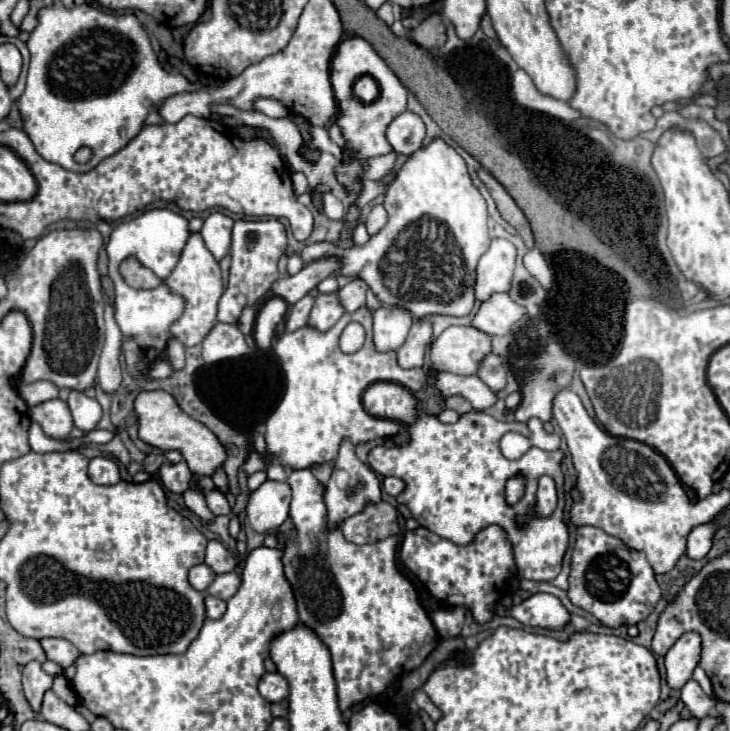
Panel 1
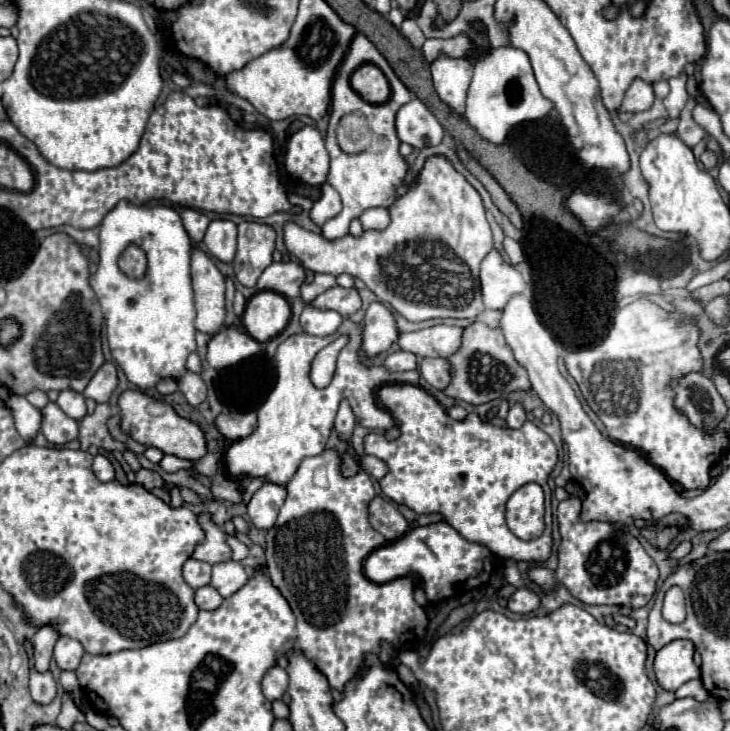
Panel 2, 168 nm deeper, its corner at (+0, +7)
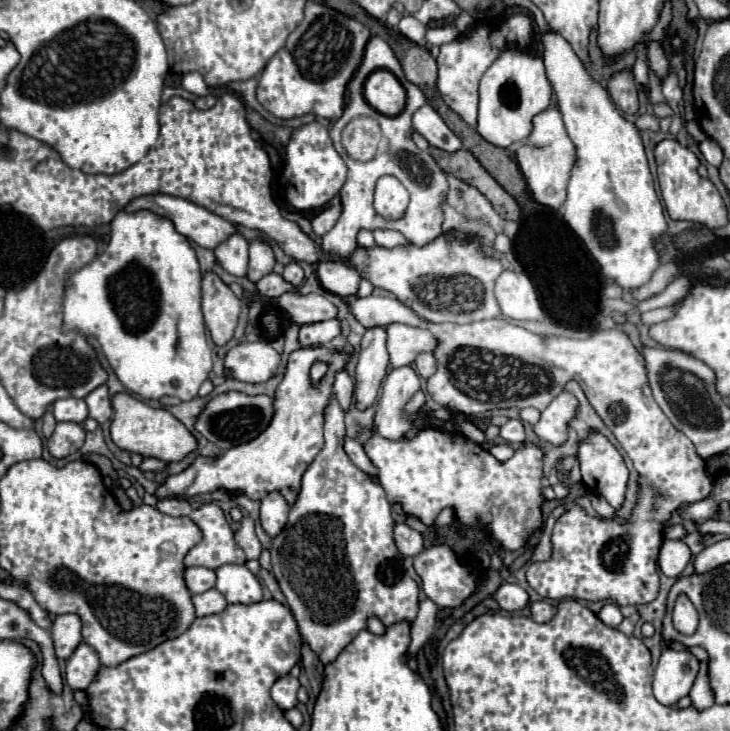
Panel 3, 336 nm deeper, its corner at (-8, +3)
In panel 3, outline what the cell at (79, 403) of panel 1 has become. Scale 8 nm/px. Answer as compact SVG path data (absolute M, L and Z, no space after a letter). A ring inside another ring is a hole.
M64 398L56 400L52 414L58 422L78 422L82 424L88 418L88 406L80 398Z

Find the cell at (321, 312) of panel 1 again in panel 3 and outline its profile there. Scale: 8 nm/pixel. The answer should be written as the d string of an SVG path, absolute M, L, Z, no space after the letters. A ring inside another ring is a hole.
M338 318L314 322L314 324L304 324L300 328L300 344L302 346L322 346L340 334L342 334L342 326L340 326Z

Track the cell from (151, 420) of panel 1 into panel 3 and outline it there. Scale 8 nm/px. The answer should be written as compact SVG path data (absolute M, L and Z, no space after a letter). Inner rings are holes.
M128 392L112 396L112 408L114 418L110 434L114 444L122 450L136 452L142 456L154 456L164 462L180 462L184 456L198 448L198 442L192 436L192 432L180 420L176 420L166 408L152 408L146 402L130 396Z

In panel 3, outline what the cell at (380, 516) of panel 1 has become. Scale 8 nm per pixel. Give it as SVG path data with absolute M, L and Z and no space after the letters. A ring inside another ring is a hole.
M404 522L394 524L394 542L396 542L396 548L398 548L400 556L416 556L424 550L422 534L412 530Z

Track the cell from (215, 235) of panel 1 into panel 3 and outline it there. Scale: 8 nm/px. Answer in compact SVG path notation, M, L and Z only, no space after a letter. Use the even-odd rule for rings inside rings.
M234 232L228 240L218 244L214 248L214 254L222 268L234 276L246 276L248 268L248 240L240 234Z

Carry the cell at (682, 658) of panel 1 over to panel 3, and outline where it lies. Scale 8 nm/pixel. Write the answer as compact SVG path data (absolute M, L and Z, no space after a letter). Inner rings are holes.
M666 648L654 672L654 696L658 702L672 706L690 692L698 676L700 662L688 650Z

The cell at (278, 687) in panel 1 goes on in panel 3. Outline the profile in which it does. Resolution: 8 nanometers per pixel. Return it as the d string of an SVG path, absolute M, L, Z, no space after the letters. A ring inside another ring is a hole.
M286 674L282 676L280 680L276 680L276 684L272 686L270 694L272 694L272 700L282 708L282 710L290 710L294 708L298 702L296 702L296 692L300 688L300 682L298 678Z

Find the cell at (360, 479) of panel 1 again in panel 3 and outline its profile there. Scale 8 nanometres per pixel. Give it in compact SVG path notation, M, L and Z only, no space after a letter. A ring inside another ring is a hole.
M340 372L336 376L336 382L334 382L334 388L332 390L334 390L334 396L336 396L340 408L344 412L348 412L350 406L352 406L352 398L354 398L354 382L348 376L348 372Z

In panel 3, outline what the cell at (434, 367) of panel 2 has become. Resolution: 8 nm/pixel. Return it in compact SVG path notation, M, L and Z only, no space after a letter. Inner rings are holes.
M424 352L422 356L418 356L418 360L414 360L414 368L418 368L418 374L428 380L436 372L436 358L434 358L434 354L426 354Z

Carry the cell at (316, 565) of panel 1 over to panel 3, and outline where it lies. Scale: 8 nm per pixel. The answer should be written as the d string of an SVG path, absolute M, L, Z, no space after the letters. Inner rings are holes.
M336 398L330 400L324 424L324 448L308 466L302 476L300 494L290 510L288 522L284 530L272 538L270 554L272 554L272 572L280 584L282 594L286 596L288 606L292 608L300 634L312 648L312 652L320 658L324 666L332 664L340 652L358 636L358 632L366 630L366 620L376 616L384 626L394 626L398 622L414 622L418 616L418 584L402 572L394 584L386 584L382 580L382 568L398 560L396 546L392 540L392 514L390 502L384 494L384 488L374 482L368 474L358 470L352 460L344 452L344 412L336 404Z

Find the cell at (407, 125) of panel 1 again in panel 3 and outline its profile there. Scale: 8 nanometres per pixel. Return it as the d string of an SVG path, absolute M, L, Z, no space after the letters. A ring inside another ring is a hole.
M424 104L420 110L414 112L412 130L424 136L428 144L434 148L440 148L446 152L456 152L462 148L460 138L444 124L444 120L438 116L438 112L430 104Z

